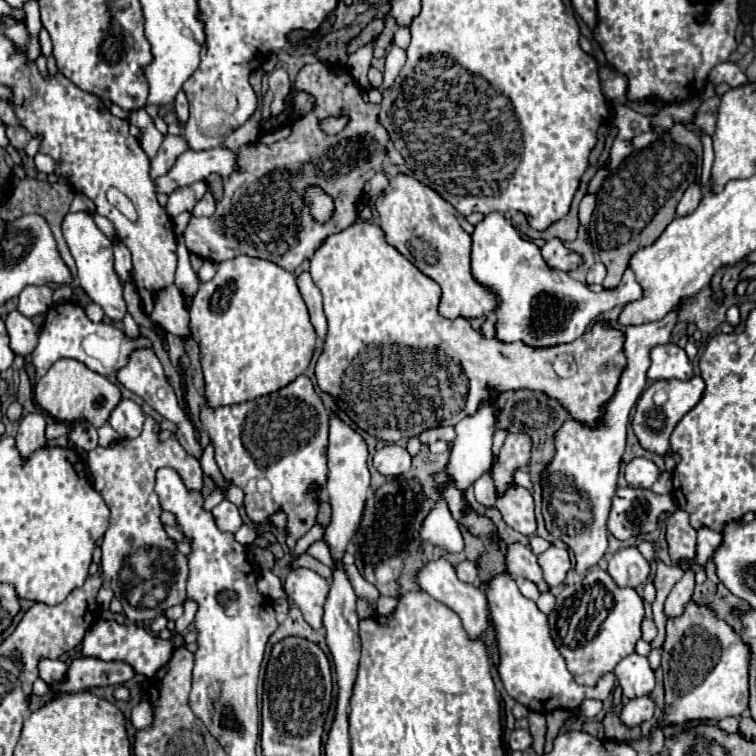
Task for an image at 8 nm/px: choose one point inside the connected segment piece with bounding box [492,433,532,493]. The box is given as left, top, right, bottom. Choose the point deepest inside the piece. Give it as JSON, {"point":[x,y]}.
{"point":[516,448]}

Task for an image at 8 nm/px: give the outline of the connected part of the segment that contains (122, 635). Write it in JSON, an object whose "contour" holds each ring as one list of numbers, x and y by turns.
{"contour":[[96,621,84,637,82,643,82,653,88,657,98,657,102,661,124,661,134,667,136,673,142,673,146,677,152,677,162,665,168,663,172,657,172,641,164,641,160,637,150,635,146,629,138,625,118,625,116,621]]}

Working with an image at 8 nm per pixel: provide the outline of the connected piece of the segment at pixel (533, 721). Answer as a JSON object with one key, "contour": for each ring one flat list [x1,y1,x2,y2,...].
{"contour":[[530,711,528,715,528,721,530,721,530,735,534,739,532,743,532,749,536,751,536,755,544,755,544,735,546,735,546,719,542,713,536,713,536,711]]}

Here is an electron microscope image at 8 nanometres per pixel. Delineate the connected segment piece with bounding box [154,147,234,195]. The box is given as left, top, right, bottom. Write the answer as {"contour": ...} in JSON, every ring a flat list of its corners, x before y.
{"contour":[[214,147,206,151,184,151,174,167,160,179,154,181,156,191,170,195,178,187,192,185,196,181,204,181,210,173,218,173,226,179,234,169,234,153,224,147]]}

